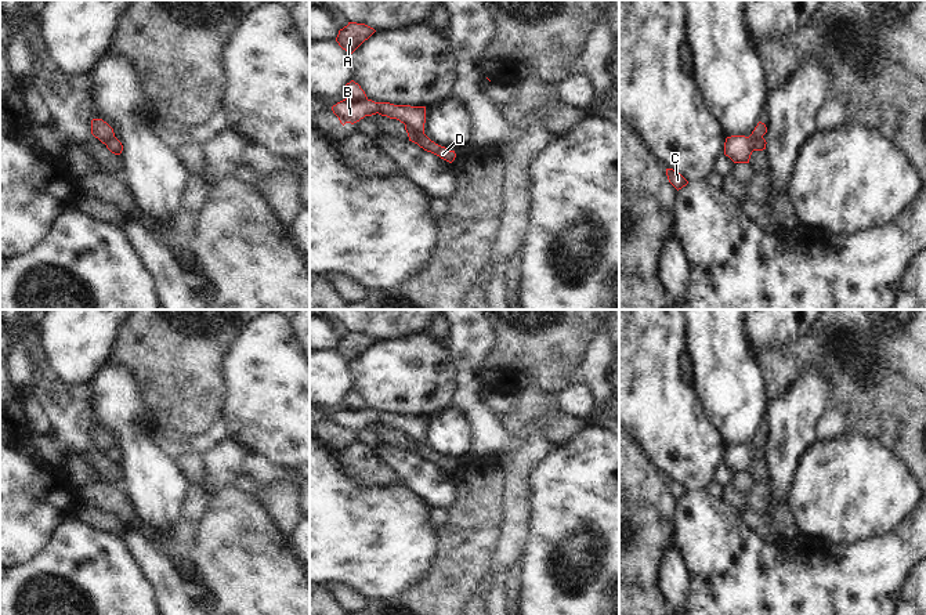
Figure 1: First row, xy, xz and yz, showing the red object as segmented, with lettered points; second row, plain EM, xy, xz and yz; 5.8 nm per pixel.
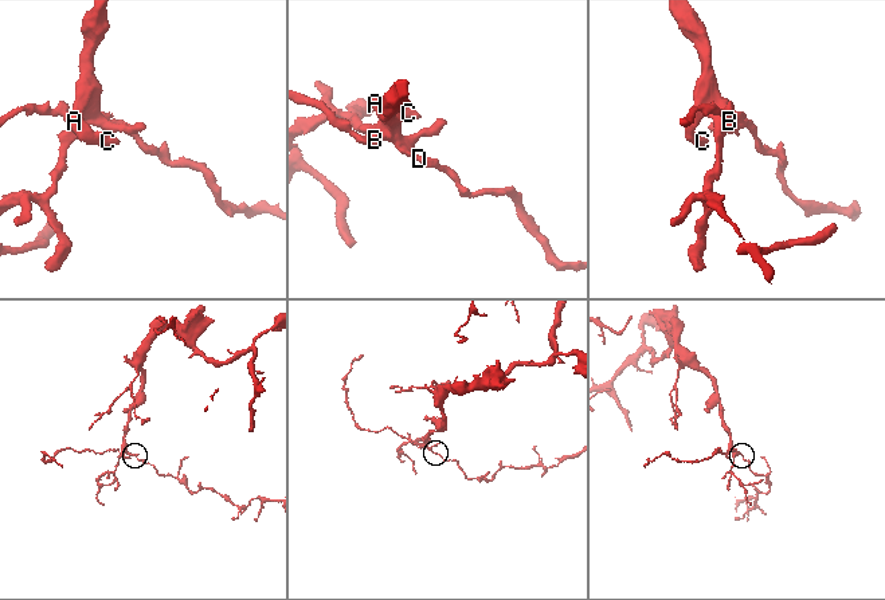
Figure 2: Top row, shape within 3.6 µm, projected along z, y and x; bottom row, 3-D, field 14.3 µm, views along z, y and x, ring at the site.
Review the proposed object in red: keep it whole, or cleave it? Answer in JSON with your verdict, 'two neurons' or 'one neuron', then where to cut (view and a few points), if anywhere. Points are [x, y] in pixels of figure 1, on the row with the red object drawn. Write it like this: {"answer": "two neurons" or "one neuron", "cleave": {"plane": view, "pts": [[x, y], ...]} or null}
{"answer": "two neurons", "cleave": {"plane": "xz", "pts": [[405, 125], [418, 134], [416, 143]]}}

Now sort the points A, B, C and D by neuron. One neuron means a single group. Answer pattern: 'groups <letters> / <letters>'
groups A C / B D

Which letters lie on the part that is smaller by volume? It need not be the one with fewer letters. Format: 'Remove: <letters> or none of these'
Remove: B, D

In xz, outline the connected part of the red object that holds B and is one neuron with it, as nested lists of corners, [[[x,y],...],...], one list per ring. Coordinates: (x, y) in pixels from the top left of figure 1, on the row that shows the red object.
[[[346,98],[333,105],[332,111],[343,126],[346,123],[354,124],[365,116],[376,113],[397,119],[405,126],[410,126],[419,134],[416,144],[424,151],[431,152],[449,163],[456,158],[455,151],[448,151],[445,146],[435,144],[424,134],[426,106],[394,105],[390,102],[375,102],[372,100],[354,102]]]

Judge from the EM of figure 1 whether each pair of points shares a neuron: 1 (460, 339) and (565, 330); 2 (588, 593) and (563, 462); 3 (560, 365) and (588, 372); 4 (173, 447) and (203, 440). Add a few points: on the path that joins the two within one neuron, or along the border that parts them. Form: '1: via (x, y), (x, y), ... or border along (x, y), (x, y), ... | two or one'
1: border along (489, 324), (494, 332), (494, 344), (478, 364) | two
2: via (553, 581), (546, 559), (563, 538), (563, 500) | one
3: border along (592, 339), (575, 379) | two
4: via (180, 444), (196, 444) | one

